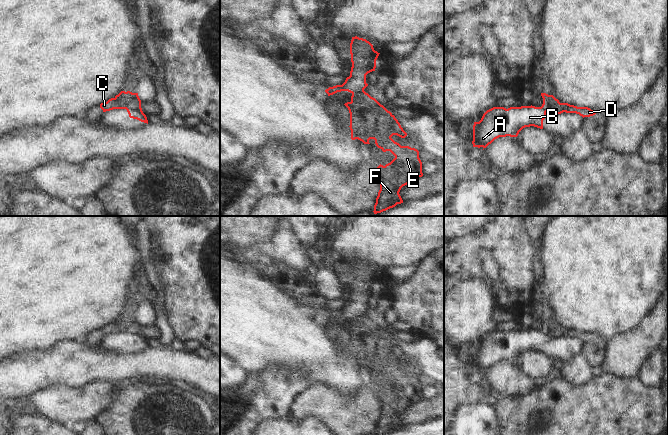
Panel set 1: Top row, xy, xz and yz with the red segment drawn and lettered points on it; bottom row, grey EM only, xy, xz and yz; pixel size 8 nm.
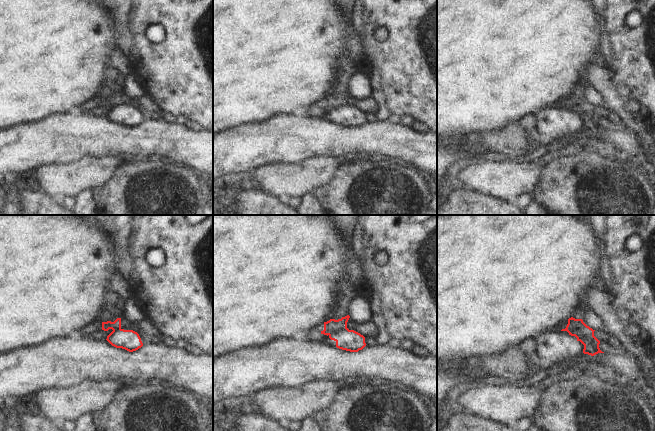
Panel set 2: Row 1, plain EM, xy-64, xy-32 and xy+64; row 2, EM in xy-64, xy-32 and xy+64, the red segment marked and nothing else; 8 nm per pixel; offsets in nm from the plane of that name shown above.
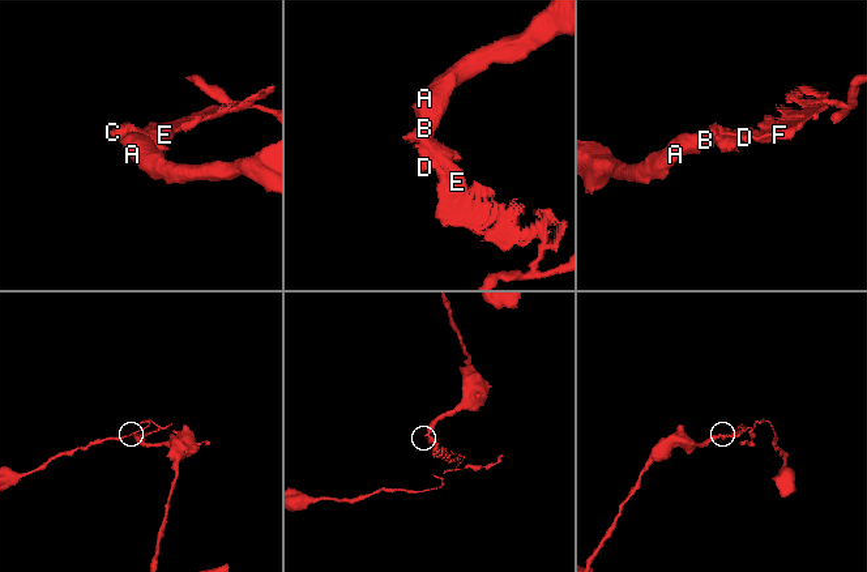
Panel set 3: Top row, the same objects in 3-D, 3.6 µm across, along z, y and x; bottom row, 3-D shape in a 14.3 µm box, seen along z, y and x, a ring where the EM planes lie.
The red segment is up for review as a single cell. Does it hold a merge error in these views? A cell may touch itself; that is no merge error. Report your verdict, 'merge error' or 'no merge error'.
merge error

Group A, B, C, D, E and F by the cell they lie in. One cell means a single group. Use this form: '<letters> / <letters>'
A B / C D E F

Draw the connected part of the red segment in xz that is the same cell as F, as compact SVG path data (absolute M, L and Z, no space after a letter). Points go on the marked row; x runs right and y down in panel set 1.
M365 91L352 93L351 101L344 105L350 113L349 127L351 130L351 139L358 139L364 144L370 144L369 140L374 139L378 148L383 152L390 151L395 156L390 163L385 166L380 164L376 168L376 174L380 182L380 190L374 205L374 214L381 213L395 207L397 204L403 203L399 194L401 188L423 176L419 151L409 146L401 146L391 138L393 135L405 138L407 133L403 130L395 116Z

